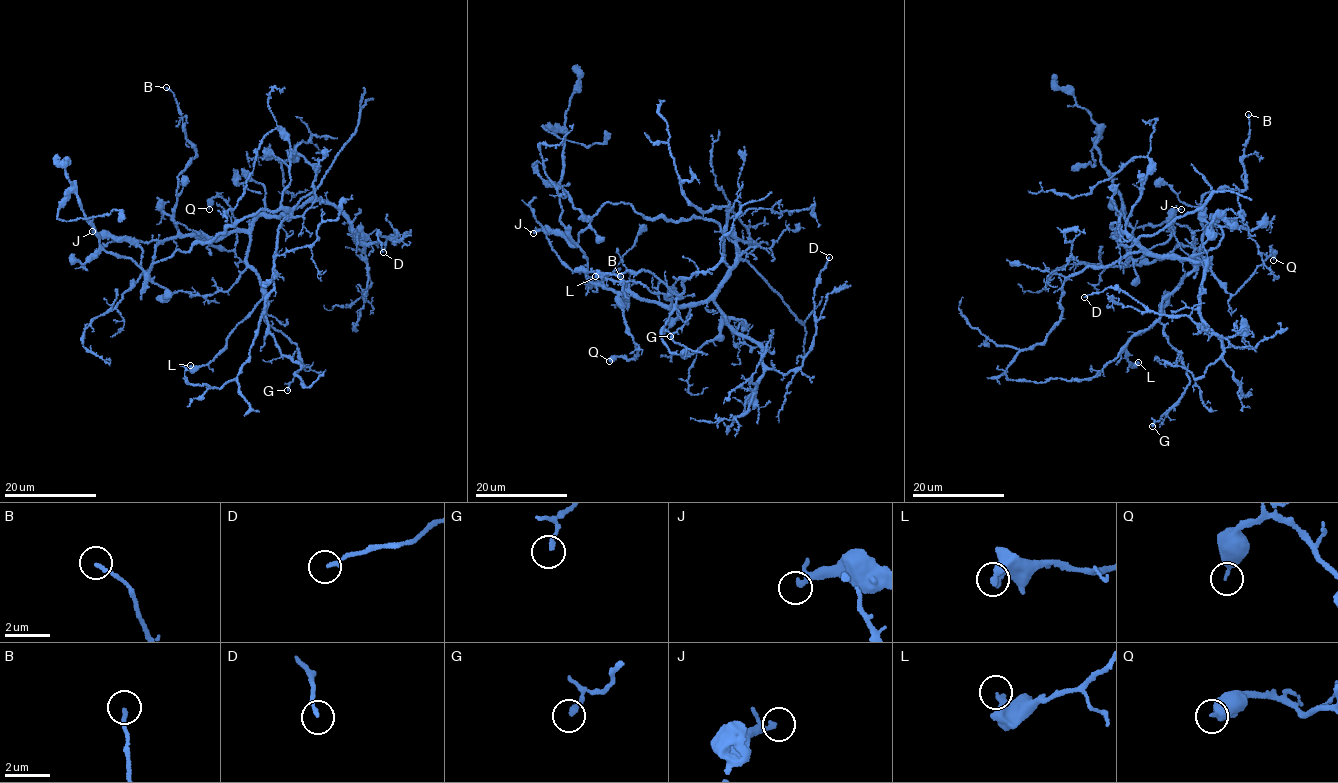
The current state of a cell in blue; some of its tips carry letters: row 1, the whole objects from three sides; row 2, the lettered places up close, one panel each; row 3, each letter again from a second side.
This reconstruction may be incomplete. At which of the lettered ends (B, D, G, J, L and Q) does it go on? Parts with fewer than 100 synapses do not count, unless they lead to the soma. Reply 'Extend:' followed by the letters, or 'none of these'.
Extend: none of these

